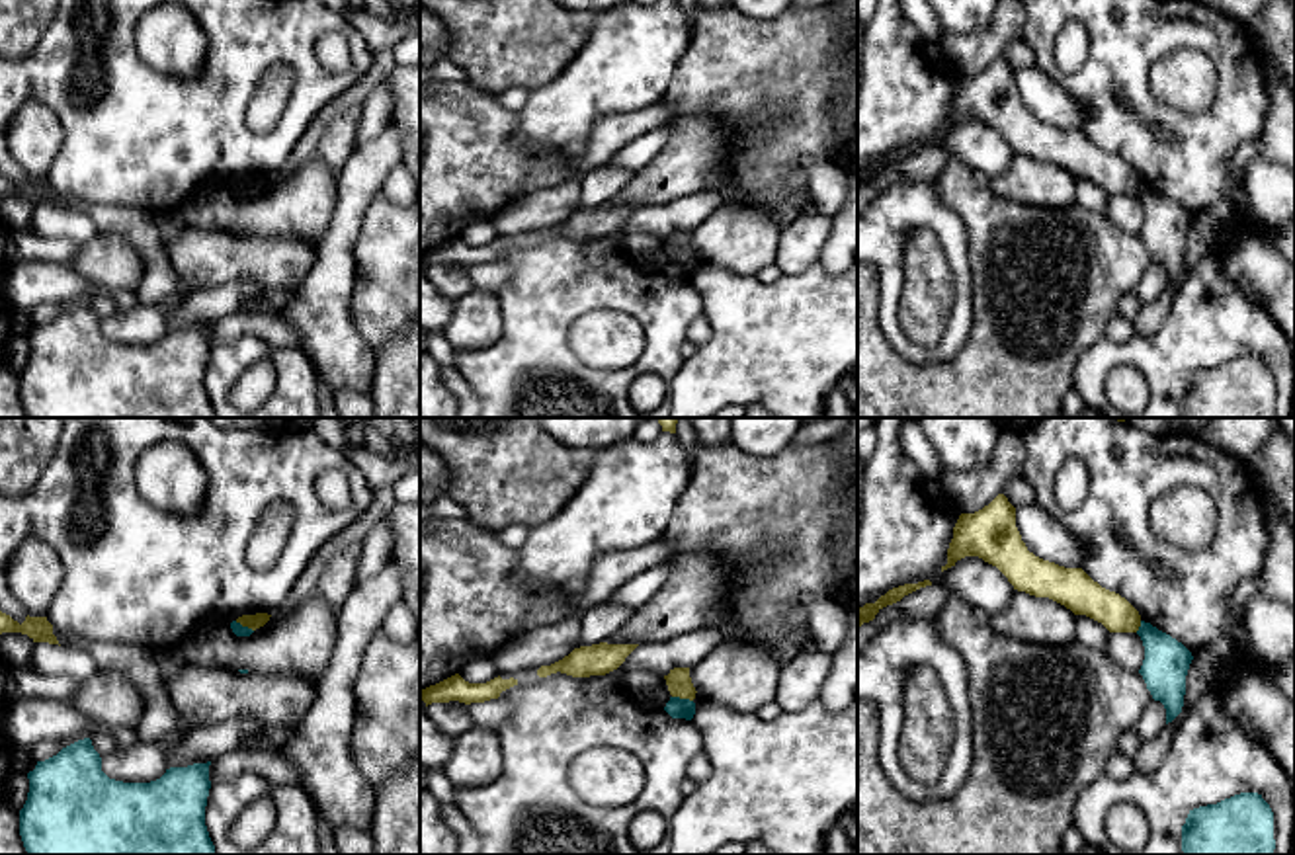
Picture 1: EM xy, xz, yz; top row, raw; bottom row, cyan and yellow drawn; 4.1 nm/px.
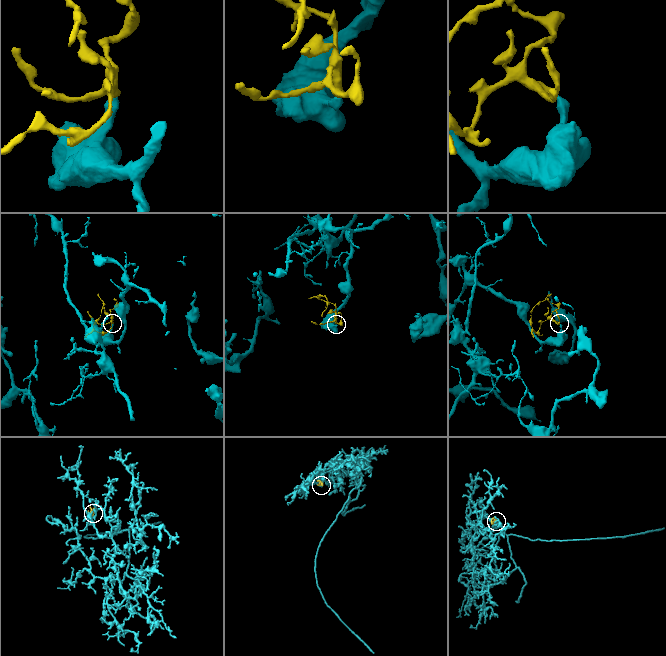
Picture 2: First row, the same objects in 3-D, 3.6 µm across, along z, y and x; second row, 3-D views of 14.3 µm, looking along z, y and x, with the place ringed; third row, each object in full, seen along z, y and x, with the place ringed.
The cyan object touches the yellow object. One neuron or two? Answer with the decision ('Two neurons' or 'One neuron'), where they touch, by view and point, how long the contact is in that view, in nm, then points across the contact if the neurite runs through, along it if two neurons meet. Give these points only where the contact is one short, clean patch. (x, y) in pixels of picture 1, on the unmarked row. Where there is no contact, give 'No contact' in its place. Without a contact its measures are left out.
Two neurons. Touches cyan at xz (682, 262). Shared border 90 nm. Boundary: xz (672, 258), (692, 264)

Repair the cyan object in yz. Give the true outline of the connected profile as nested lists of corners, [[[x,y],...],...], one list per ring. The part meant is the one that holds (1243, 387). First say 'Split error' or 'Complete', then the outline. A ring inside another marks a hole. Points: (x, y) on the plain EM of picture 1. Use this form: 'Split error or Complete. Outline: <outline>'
Complete. Outline: [[[1240,355],[1190,373],[1184,418],[1274,418],[1274,375],[1258,355]]]

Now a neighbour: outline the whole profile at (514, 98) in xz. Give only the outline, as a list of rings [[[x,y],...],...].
[[[516,86],[498,94],[500,103],[510,111],[522,111],[531,90]]]

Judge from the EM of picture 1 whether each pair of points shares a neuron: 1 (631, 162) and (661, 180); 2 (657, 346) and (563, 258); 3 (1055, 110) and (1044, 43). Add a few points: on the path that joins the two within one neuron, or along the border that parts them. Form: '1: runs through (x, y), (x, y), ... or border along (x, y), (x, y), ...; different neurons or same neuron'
1: border along (668, 131), (668, 141), (633, 174); different neurons
2: runs through (649, 315), (614, 284), (583, 284); same neuron
3: border along (1034, 65), (1085, 108); different neurons

